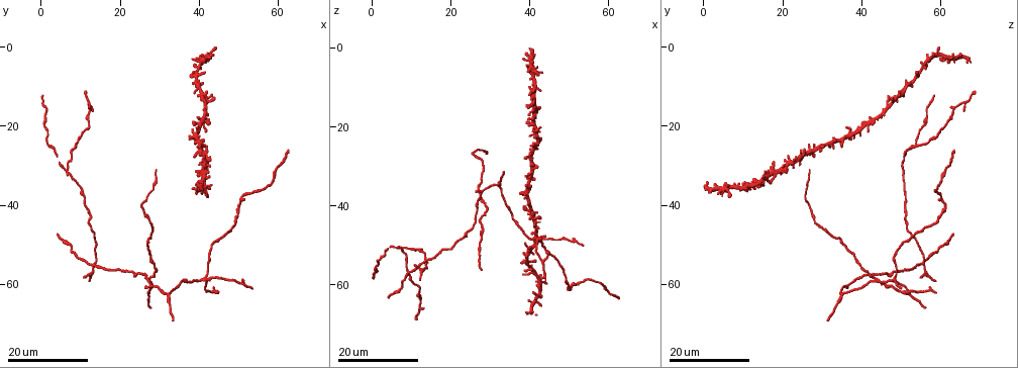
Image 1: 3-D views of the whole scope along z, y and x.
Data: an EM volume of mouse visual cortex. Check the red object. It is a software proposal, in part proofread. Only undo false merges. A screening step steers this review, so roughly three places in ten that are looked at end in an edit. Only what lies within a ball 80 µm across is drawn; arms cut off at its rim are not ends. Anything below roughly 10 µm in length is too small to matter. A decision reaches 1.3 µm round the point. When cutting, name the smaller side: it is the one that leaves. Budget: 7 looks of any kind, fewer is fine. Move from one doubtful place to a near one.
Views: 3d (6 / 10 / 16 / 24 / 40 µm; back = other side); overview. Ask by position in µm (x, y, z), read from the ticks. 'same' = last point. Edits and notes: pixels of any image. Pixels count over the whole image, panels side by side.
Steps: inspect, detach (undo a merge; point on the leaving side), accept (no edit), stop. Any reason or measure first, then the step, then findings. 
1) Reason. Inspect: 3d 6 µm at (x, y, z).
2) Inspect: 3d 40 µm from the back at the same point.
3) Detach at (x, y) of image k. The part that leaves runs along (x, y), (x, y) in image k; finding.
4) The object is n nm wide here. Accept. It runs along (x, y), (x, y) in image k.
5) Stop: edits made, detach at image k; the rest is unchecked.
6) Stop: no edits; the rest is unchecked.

Two arms in line, one across. Inspect: 3d 24 µm at (12.5, 55.0, 54.5).

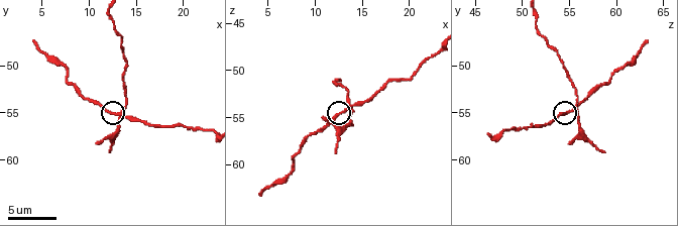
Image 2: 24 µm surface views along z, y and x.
Inspect: 3d 6 µm at (13.0, 55.0, 54.4).

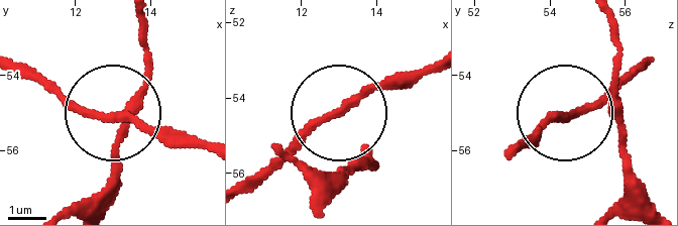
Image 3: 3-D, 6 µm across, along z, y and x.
The side arm is 17 µm long. Accept. It runs along (202, 147), (76, 106), (31, 71) in image 3; all the same neuron.

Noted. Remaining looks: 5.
Three arms meet. Inspect: 3d 24 µm at (25.5, 57.5, 43.5).

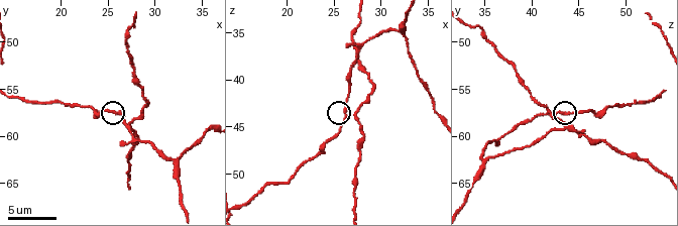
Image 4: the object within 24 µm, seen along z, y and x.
Inspect: 3d 6 µm at (26.0, 57.6, 43.6).

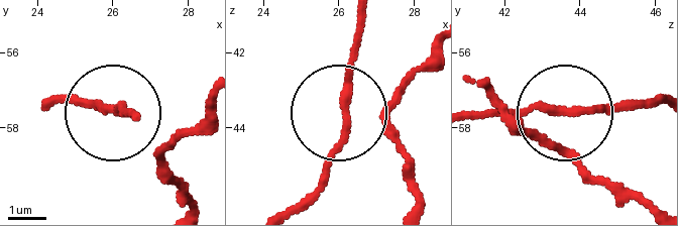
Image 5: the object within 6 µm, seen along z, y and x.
The side arm is 83 µm long. Accept. It runs along (430, 62), (390, 109), (343, 119), (314, 203) in image 5; continuous, no second neuron.

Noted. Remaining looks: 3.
Four arms meet. Inspect: 3d 16 µm at (41.5, 59.0, 48.0).

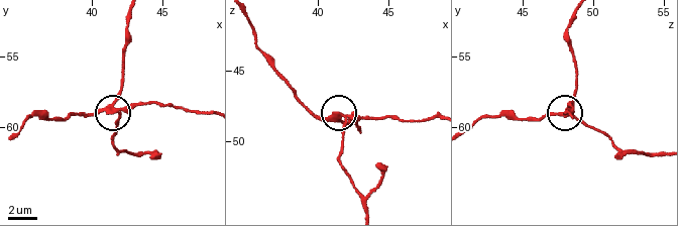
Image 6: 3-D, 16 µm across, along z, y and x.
Inspect: 3d 10 µm at (41.4, 58.6, 48.6).

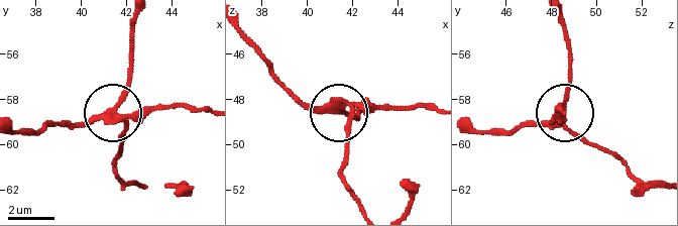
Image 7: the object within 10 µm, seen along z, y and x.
The object is 270 nm wide here. Detach at (141, 114) of image 7. The part that leaves runs along (110, 116), (143, 116), (184, 104), (207, 110) in image 7; a second neuron is stuck on.

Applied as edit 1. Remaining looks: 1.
Stop: edits made, detach at image 7; the rest is unchecked.

